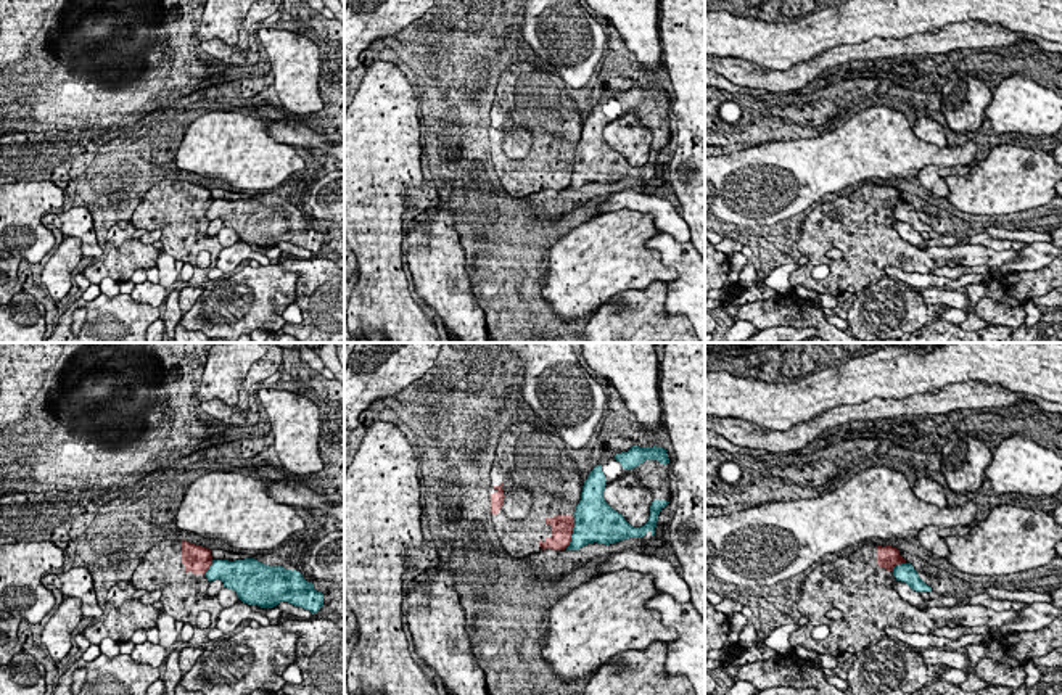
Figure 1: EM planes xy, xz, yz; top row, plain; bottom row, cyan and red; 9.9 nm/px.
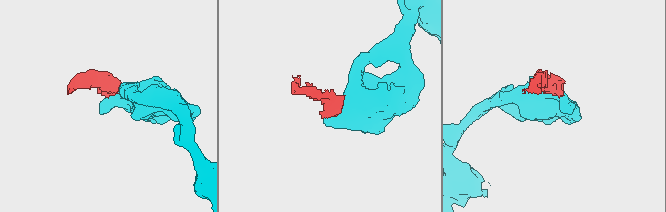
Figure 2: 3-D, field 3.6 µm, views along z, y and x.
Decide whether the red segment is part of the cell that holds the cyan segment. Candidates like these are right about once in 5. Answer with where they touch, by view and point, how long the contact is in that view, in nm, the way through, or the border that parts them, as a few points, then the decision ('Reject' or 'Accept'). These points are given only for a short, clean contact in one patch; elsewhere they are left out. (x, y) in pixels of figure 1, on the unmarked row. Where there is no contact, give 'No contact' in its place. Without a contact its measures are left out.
Touches cyan at xz (573, 172). Shared border 320 nm. Boundary: xz (575, 158), (572, 180), (565, 187). Reject

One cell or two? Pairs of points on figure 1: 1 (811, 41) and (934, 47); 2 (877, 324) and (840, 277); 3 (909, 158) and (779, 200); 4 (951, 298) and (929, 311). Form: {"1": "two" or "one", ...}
{"1": "two", "2": "two", "3": "one", "4": "two"}

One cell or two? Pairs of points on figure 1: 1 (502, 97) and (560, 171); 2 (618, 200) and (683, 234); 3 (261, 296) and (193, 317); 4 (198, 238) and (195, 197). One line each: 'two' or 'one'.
1: one
2: one
3: one
4: one

